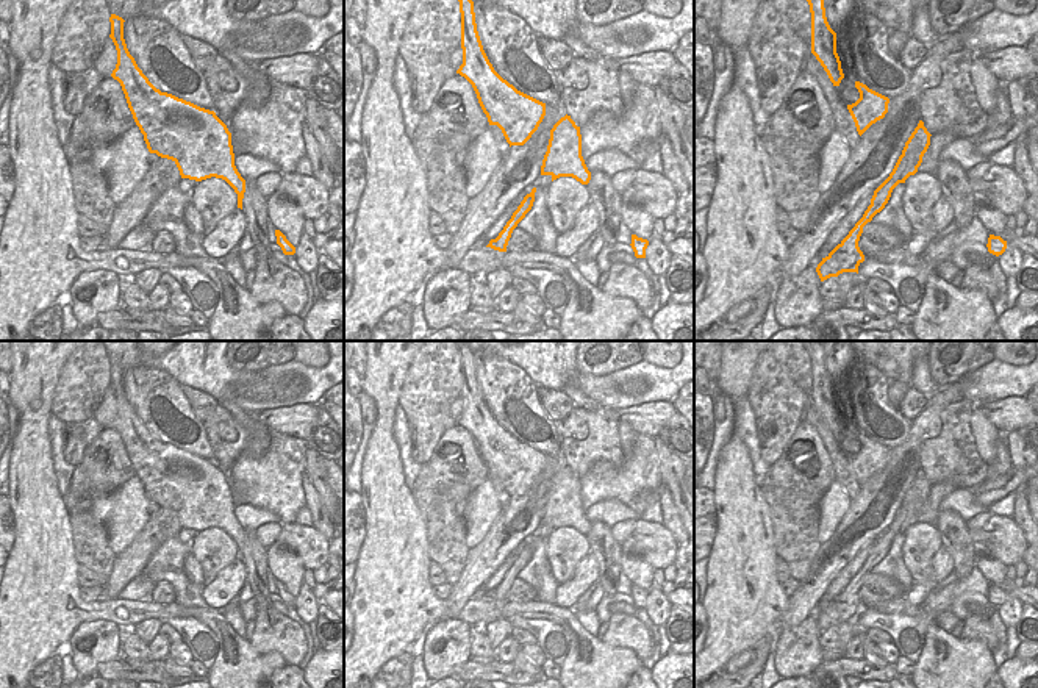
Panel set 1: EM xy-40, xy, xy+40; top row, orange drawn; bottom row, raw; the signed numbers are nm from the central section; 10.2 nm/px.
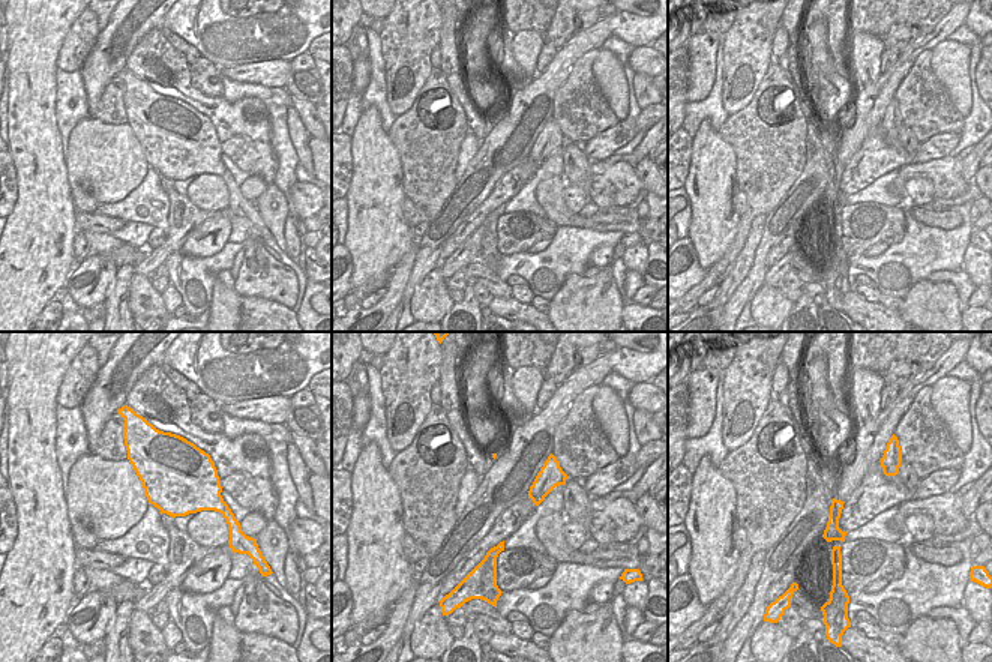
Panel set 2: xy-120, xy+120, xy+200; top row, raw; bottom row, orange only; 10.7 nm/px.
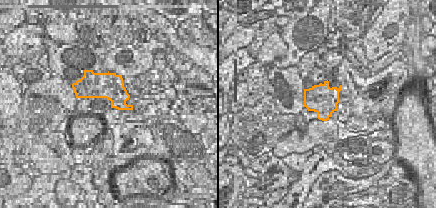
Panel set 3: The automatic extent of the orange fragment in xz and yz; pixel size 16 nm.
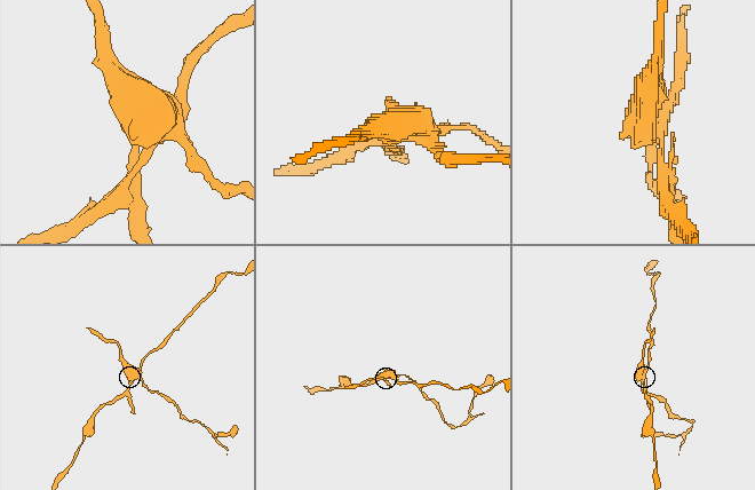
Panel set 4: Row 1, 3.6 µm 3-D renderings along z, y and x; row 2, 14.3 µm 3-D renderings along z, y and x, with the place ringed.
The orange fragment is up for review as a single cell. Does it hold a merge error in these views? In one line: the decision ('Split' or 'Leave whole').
Split

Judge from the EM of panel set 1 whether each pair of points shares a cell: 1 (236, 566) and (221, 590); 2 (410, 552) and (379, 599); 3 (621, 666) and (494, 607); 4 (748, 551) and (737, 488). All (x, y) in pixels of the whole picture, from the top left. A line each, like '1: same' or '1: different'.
1: same
2: same
3: same
4: same

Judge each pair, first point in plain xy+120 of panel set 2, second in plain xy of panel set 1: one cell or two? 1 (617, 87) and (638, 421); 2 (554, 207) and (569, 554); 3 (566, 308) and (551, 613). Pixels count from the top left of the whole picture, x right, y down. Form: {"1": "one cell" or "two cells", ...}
{"1": "two cells", "2": "one cell", "3": "one cell"}

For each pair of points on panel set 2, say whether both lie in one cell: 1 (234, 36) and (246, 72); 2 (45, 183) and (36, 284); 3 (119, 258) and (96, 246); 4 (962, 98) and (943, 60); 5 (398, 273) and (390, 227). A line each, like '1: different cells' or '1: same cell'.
1: different cells
2: same cell
3: different cells
4: same cell
5: different cells

